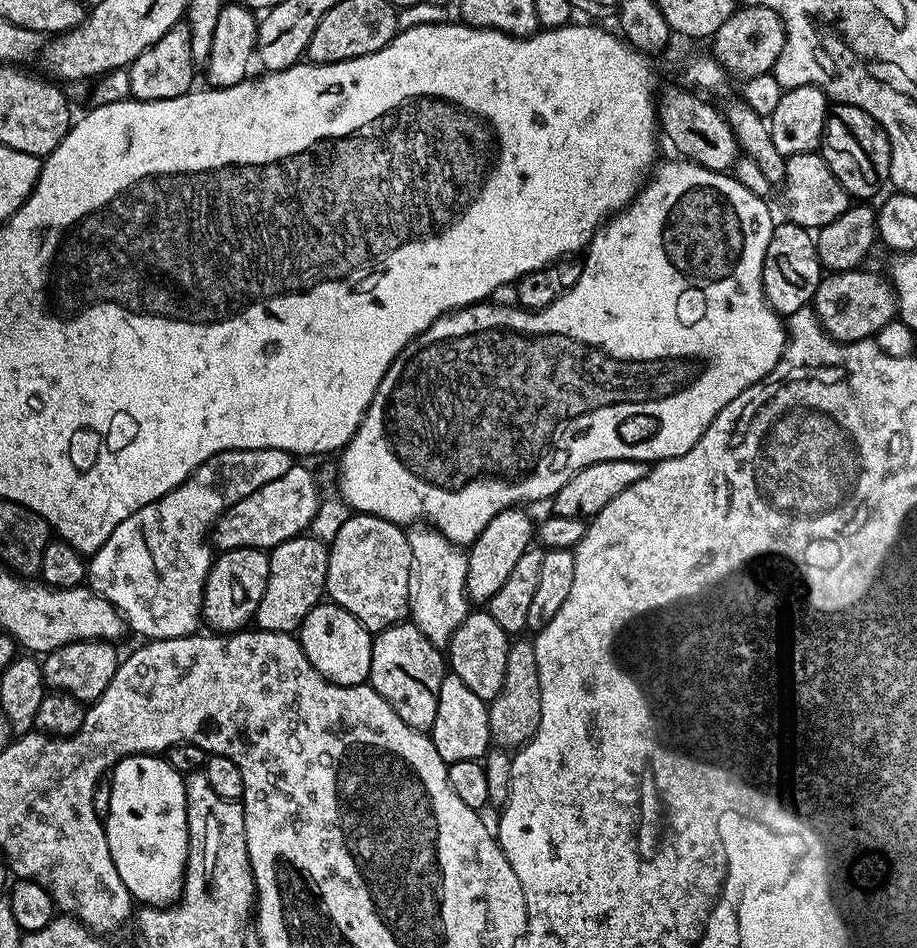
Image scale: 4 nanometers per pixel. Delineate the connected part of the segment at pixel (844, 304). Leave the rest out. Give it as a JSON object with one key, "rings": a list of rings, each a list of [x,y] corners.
{"rings":[[[833,272],[821,279],[810,305],[824,331],[842,344],[872,340],[891,320],[897,319],[896,293],[887,279],[872,272]]]}

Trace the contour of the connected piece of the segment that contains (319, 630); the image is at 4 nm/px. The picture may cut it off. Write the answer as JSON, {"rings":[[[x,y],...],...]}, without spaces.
{"rings":[[[331,602],[315,604],[300,623],[298,639],[310,666],[314,666],[314,670],[318,670],[318,674],[330,682],[349,688],[368,680],[373,633],[364,628],[354,614],[342,610],[342,606]]]}

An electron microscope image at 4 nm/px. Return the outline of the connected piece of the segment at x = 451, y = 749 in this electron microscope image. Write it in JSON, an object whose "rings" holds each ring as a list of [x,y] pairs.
{"rings":[[[445,674],[442,686],[438,690],[438,714],[434,714],[434,726],[430,729],[434,750],[449,765],[454,762],[483,761],[484,755],[492,744],[490,722],[488,721],[488,704],[462,678]]]}

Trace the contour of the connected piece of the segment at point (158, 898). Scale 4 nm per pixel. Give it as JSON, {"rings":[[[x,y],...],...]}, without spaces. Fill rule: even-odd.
{"rings":[[[160,754],[123,756],[111,769],[110,810],[103,817],[106,838],[110,846],[110,858],[114,858],[114,870],[118,870],[126,890],[130,890],[137,905],[150,908],[166,908],[176,903],[184,889],[184,867],[188,861],[188,819],[186,818],[186,790],[184,776]]]}

